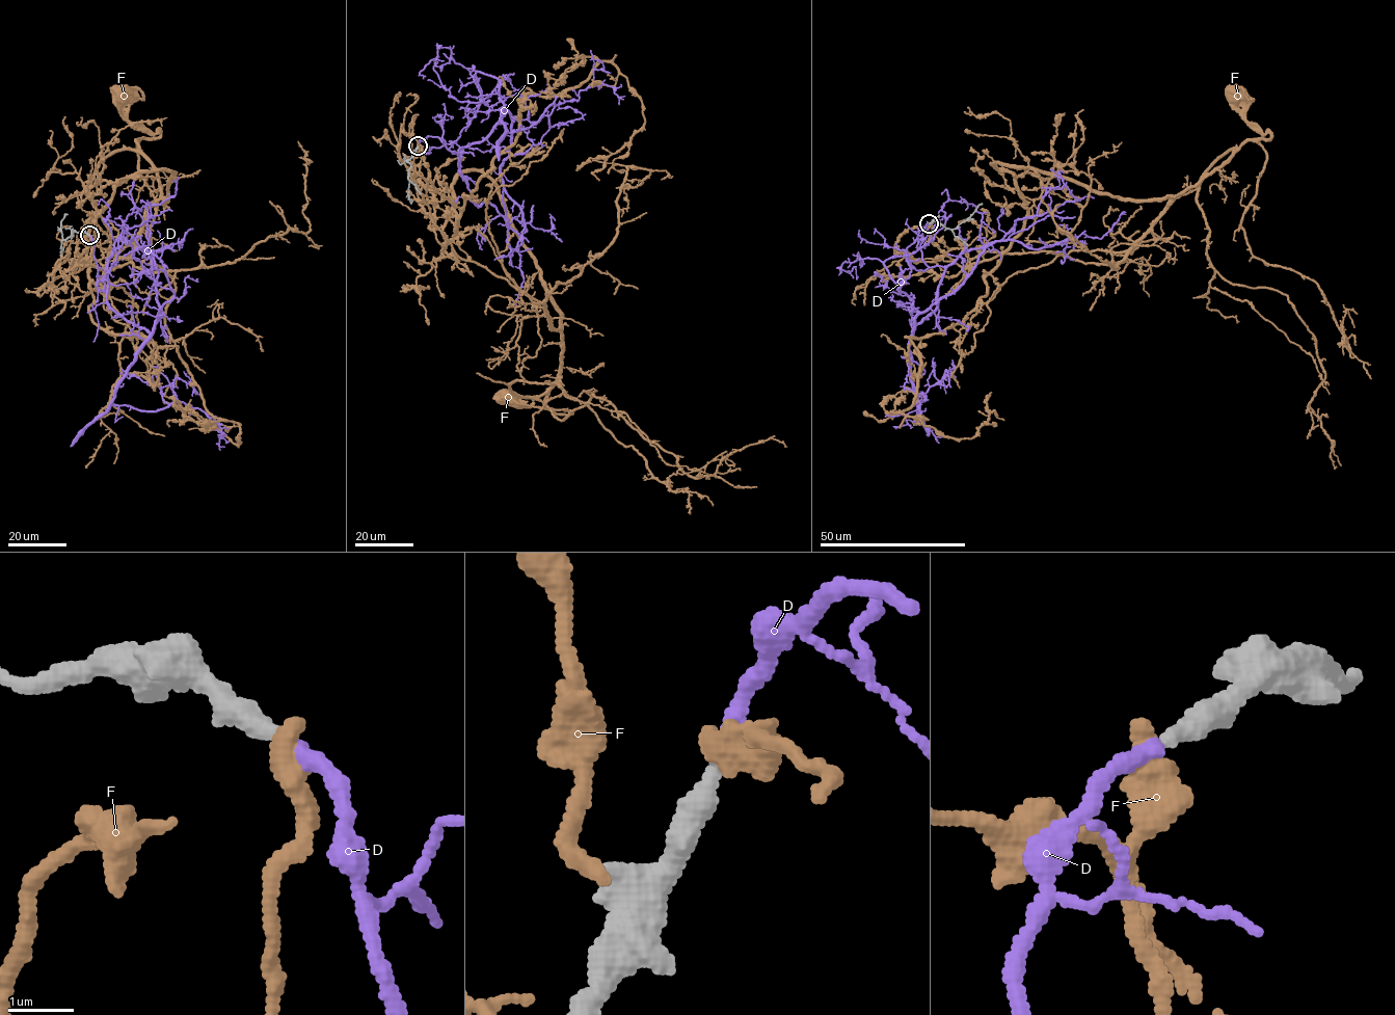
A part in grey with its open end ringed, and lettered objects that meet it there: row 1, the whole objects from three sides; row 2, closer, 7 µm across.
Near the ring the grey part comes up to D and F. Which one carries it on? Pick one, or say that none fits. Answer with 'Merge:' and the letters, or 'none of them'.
Merge: D

